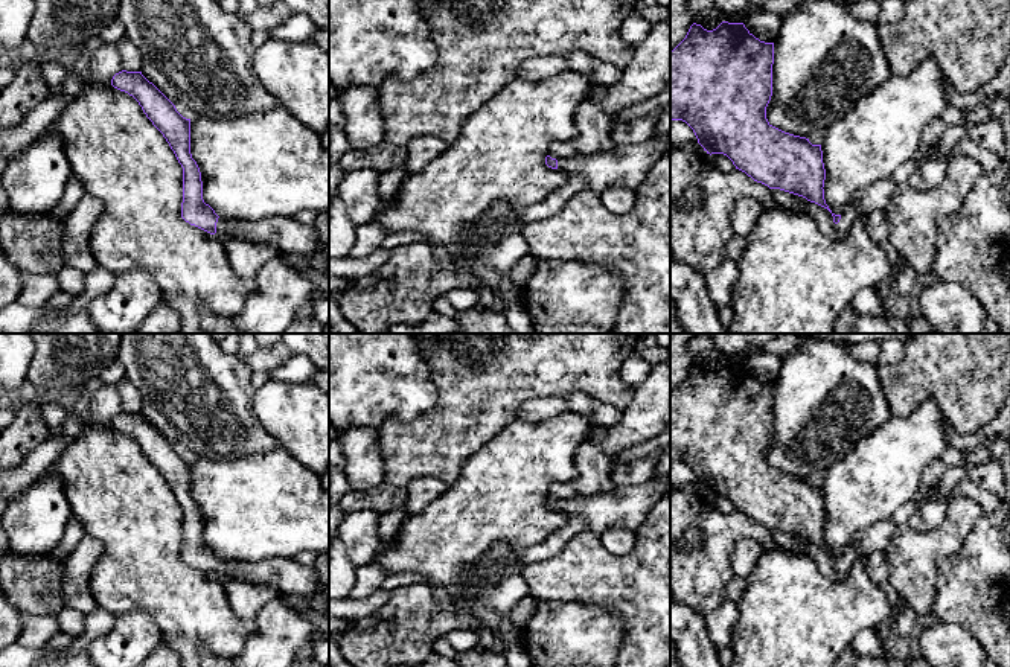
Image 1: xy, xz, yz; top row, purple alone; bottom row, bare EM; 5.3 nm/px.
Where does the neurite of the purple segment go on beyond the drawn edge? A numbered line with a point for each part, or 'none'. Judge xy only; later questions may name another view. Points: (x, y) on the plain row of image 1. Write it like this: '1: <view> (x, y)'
1: xy (290, 577)

